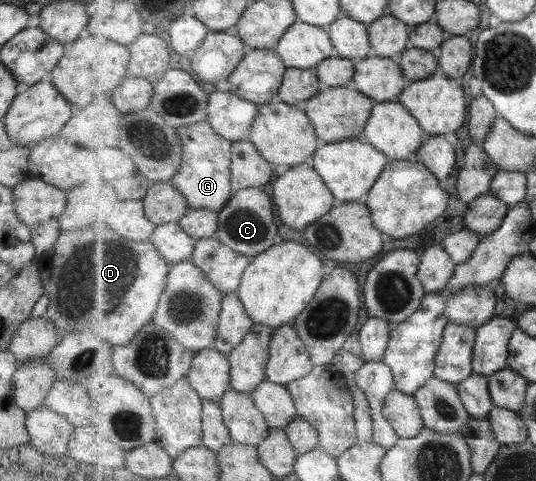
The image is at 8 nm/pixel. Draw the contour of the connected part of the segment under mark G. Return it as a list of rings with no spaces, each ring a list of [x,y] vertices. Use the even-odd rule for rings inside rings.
[[[208,121],[183,126],[177,128],[177,131],[182,143],[184,162],[171,182],[188,199],[191,209],[207,209],[219,213],[234,194],[232,142],[219,135]]]

